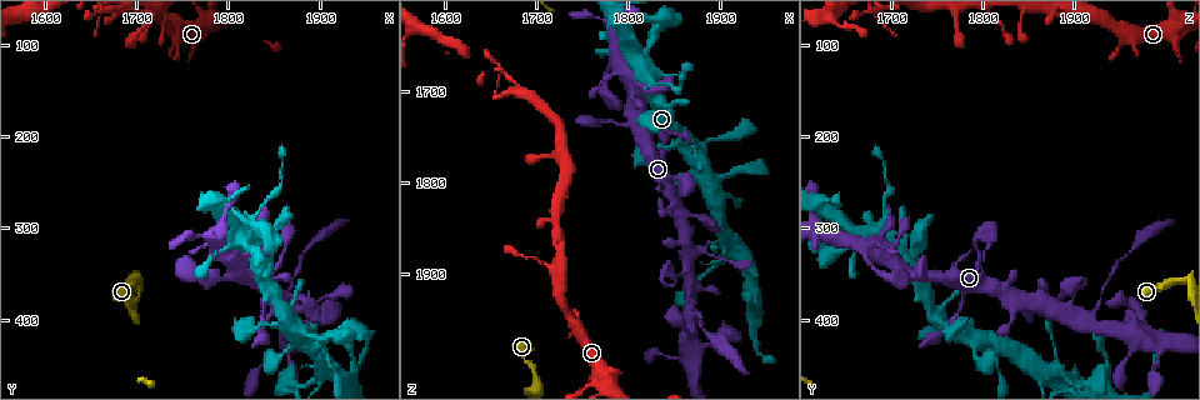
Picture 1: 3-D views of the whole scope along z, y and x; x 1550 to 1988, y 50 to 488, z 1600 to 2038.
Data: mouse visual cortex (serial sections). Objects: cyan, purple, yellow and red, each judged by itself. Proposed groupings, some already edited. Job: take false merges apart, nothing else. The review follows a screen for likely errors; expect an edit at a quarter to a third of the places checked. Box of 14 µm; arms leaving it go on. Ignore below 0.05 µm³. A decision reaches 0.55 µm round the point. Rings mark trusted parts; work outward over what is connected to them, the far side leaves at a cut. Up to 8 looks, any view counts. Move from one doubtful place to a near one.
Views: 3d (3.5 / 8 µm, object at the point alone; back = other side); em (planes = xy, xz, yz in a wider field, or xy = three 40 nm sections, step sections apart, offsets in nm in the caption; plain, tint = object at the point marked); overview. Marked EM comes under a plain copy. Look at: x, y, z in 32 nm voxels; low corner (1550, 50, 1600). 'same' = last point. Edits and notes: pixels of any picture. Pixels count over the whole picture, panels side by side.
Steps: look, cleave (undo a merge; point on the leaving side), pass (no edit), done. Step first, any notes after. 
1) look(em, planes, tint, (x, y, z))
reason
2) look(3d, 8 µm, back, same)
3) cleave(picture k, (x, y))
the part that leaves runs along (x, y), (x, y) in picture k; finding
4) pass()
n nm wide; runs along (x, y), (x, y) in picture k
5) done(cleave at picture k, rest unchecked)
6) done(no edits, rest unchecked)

look(3d, 3.5 µm, (1865, 370, 1930))

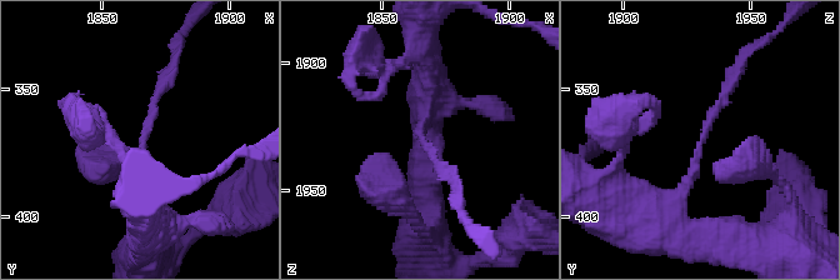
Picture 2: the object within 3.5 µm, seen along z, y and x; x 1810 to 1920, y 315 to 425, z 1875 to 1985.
look(em, xy, step 2, tint, (1867, 369, 1932))
arms of 150, 200 nm

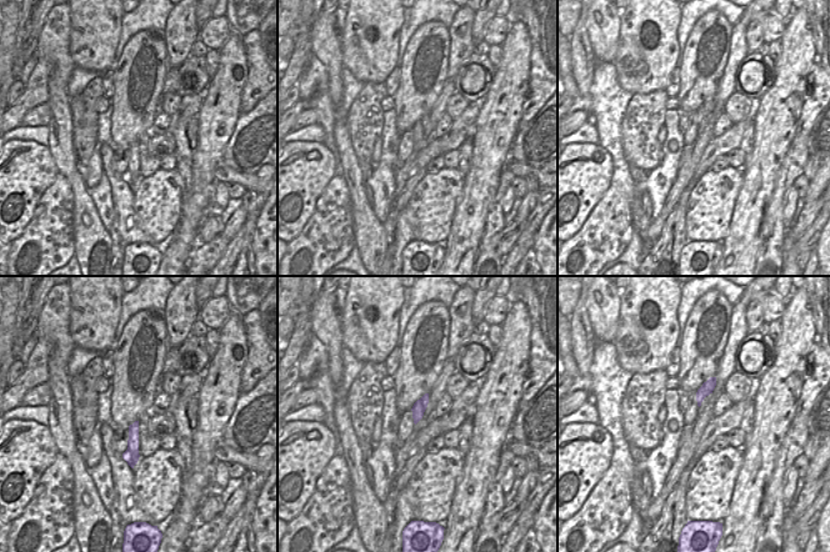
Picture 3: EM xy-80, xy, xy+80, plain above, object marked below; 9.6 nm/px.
cleave(picture 2, (724, 98))
the part that leaves runs along (704, 133), (743, 55), (765, 40) in picture 2; two cells meet here

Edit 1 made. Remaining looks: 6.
look(overview)

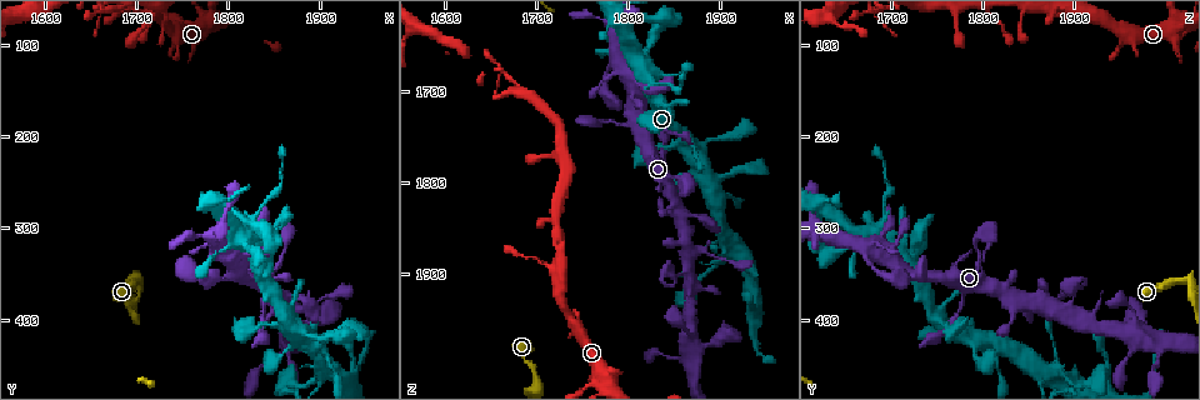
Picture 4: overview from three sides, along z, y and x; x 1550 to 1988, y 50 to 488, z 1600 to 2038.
look(3d, 3.5 µm, (1700, 360, 2015))

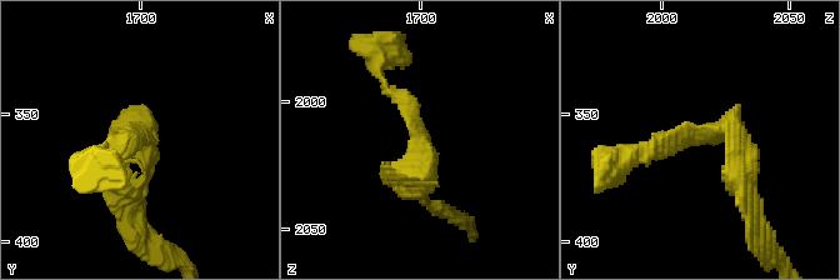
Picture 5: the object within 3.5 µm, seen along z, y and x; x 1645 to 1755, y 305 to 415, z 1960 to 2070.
look(em, xy, step 1, tint, (1701, 358, 2014))
3 arms; arms of 150, 200, 250 nm; now the EM

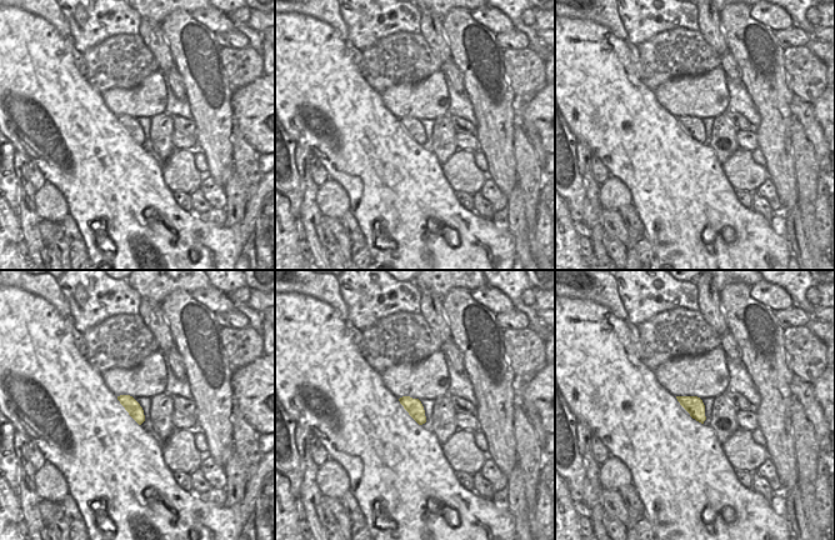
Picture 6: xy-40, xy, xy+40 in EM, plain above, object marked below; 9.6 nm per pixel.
pass()
runs along (379, 74), (421, 131), (421, 166), (395, 173) in picture 5; one cell here

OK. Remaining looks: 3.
done(cleave at picture 2, rest unchecked)

